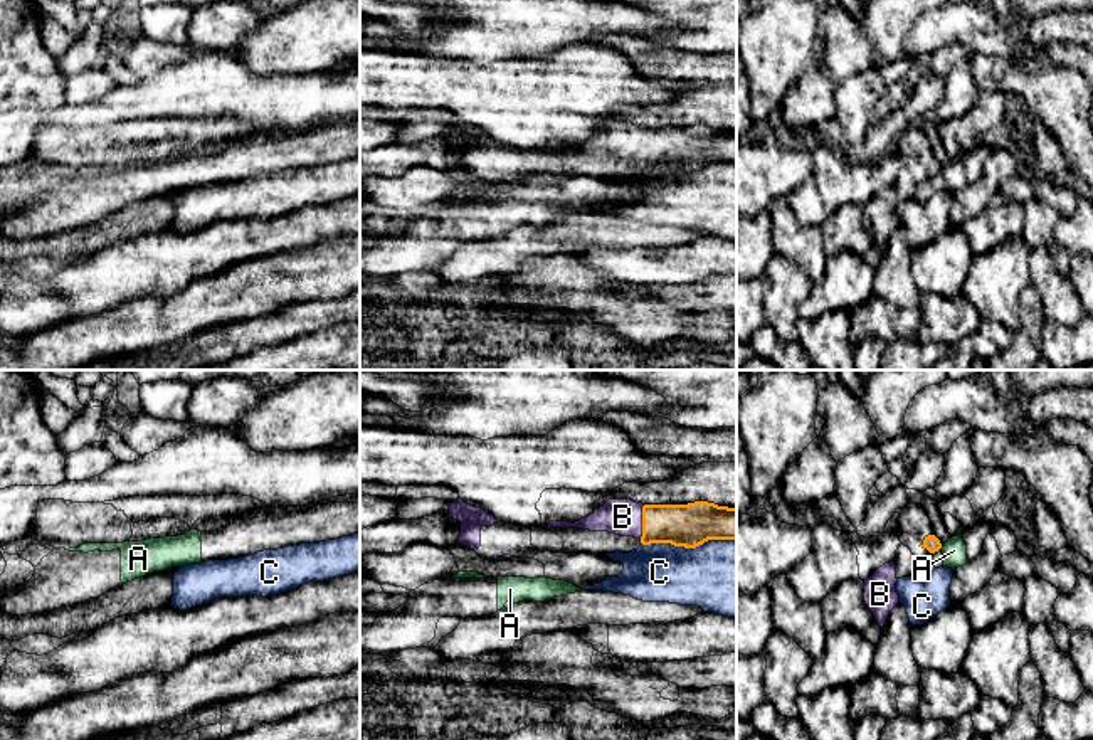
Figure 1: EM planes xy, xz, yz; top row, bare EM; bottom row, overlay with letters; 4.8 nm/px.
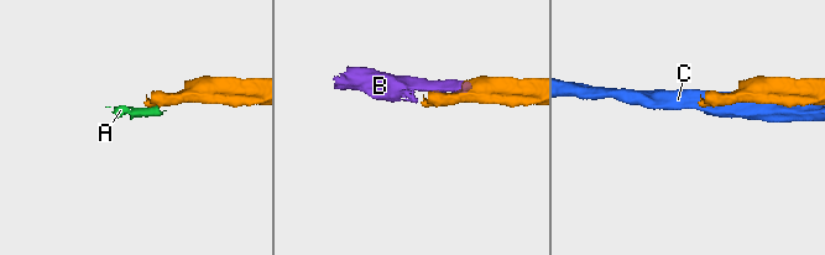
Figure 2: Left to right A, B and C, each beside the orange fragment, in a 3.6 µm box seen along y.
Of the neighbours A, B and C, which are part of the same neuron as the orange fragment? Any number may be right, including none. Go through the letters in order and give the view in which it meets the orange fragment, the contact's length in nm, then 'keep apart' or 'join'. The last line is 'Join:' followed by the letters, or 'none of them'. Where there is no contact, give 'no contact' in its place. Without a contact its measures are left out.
A: yz | 30 nm | keep apart
B: xz | 170 nm | join
C: xz | 460 nm | keep apart
Join: B

